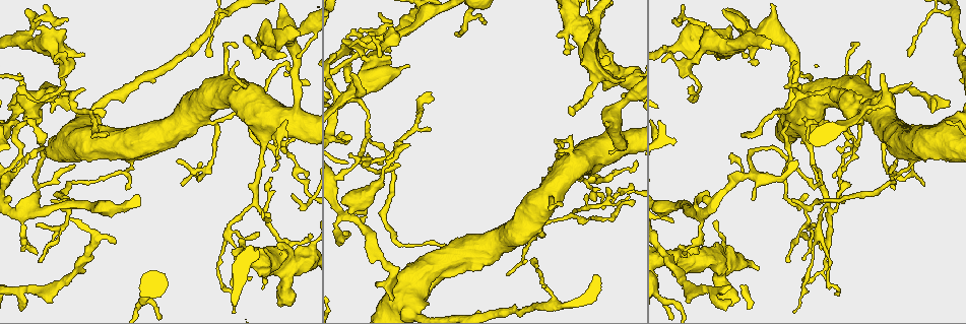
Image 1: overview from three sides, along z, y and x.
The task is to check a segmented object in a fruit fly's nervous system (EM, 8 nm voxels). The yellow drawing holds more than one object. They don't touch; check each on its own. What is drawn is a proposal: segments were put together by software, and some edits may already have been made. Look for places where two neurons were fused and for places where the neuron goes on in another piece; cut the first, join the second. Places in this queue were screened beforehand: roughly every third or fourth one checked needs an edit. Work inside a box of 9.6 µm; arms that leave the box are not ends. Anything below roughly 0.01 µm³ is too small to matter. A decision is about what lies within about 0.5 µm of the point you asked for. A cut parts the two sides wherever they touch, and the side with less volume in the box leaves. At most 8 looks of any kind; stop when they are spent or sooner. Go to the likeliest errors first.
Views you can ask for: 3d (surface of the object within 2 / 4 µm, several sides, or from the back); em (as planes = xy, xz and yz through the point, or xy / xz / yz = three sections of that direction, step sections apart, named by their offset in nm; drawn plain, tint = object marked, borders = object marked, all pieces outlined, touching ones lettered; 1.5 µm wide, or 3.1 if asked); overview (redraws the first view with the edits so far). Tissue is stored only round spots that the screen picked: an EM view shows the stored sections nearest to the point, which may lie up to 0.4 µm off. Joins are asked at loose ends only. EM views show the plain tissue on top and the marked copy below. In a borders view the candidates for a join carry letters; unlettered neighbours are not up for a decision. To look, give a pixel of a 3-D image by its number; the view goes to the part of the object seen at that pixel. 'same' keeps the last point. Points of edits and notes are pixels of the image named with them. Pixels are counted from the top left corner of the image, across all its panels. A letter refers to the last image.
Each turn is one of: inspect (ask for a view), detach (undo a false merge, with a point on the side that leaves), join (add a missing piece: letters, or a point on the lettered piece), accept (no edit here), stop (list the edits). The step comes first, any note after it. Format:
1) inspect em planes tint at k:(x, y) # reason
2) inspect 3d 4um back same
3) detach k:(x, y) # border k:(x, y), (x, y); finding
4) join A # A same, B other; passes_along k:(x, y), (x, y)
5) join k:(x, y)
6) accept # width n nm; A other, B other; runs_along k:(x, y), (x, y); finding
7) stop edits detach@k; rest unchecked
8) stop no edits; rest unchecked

inspect 3d 4um at 1:(569, 106) # free end

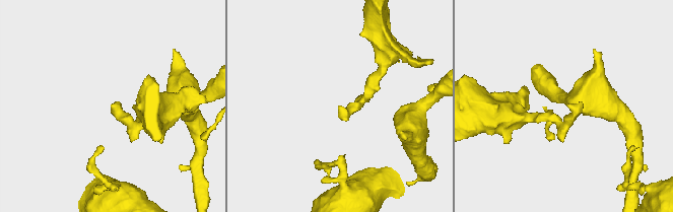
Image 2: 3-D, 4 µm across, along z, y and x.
inspect em planes borders at 2:(569, 106)

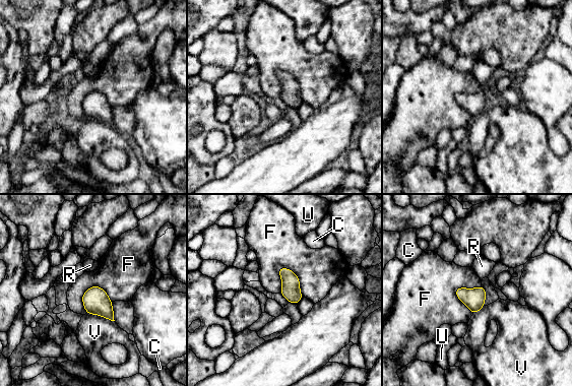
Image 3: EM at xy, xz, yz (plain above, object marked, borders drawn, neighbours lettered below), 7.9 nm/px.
accept # width 140 nm; C other, F other, R other, U other, V other; border 3:(279, 267), (297, 276), (303, 296); none of them fits

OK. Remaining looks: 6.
inspect 3d 2um at 1:(391, 300) # thin end

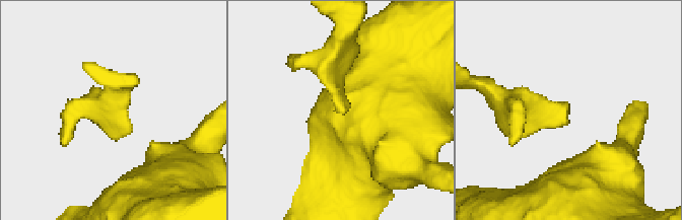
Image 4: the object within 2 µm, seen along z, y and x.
inspect em xy step 4 borders at 4:(569, 105)

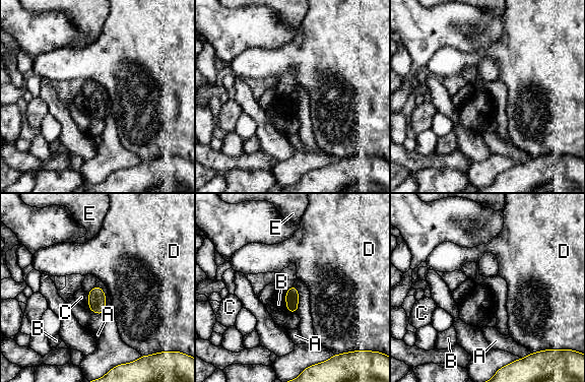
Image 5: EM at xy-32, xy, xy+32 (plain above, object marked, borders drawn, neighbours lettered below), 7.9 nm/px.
inspect em planes borders same # cut it another way

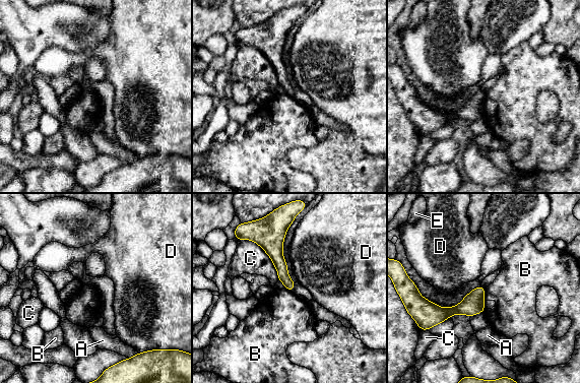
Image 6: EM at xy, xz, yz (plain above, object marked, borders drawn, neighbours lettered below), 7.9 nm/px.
accept # A other, B other, C other, D other, E other; border 6:(484, 289), (485, 300); no lettered piece goes on from it

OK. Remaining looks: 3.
inspect em yz step 8 borders at 1:(894, 160) # an open end

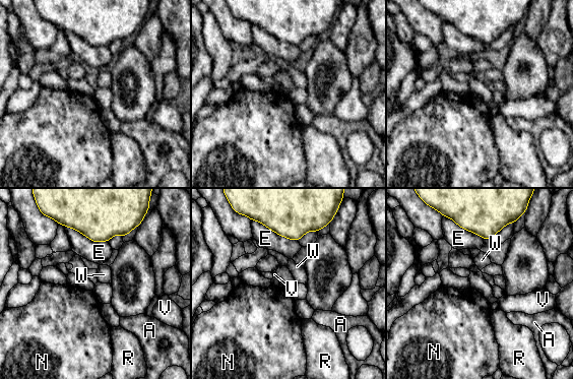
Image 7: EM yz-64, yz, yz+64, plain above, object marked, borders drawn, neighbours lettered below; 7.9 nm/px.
inspect em planes borders same # cut it another way

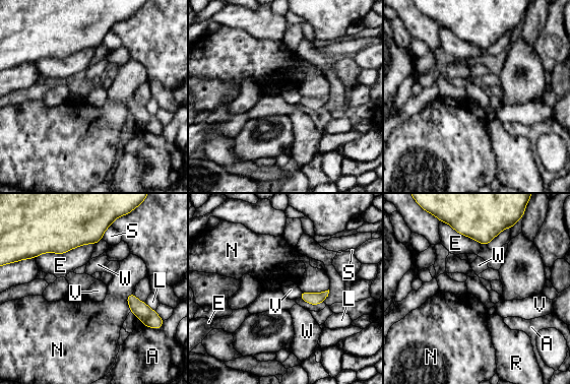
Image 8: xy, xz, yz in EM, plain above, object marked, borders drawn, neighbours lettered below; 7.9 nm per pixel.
accept # A other, E other, L other, N other, R other, S other, V other, W other; border 8:(328, 289), (316, 293), (302, 292); none of them fits

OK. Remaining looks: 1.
stop no edits; rest unchecked

